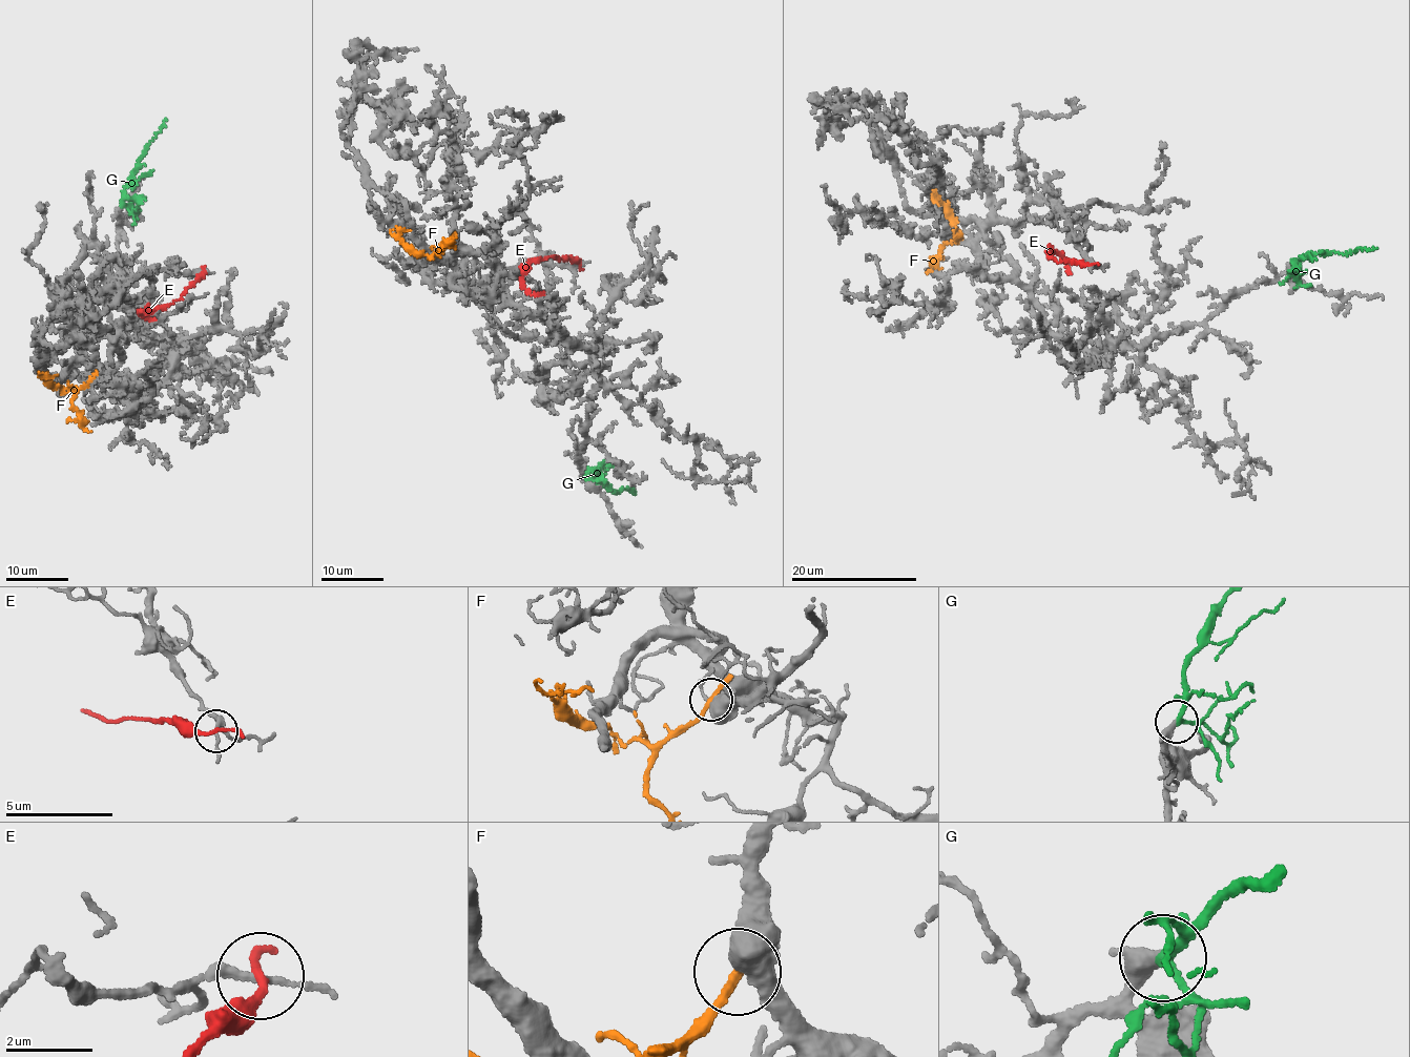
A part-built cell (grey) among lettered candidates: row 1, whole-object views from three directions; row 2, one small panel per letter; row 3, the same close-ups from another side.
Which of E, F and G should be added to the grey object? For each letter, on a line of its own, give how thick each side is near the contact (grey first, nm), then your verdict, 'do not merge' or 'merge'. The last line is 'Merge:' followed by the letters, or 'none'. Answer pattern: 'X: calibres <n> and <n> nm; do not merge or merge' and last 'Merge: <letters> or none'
E: calibres 180 and 170 nm; do not merge
F: calibres 500 and 180 nm; do not merge
G: calibres 280 and 190 nm; merge
Merge: G

